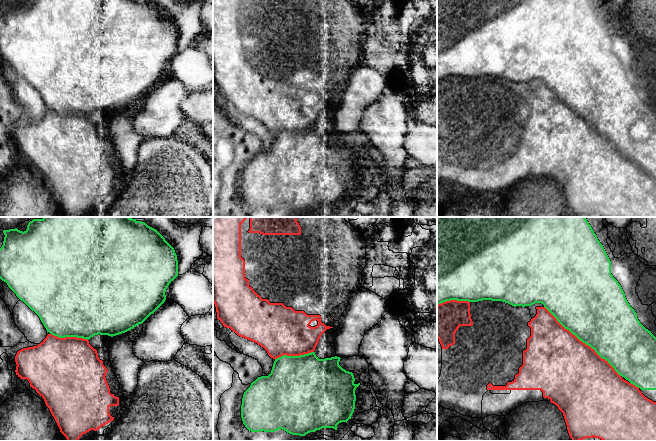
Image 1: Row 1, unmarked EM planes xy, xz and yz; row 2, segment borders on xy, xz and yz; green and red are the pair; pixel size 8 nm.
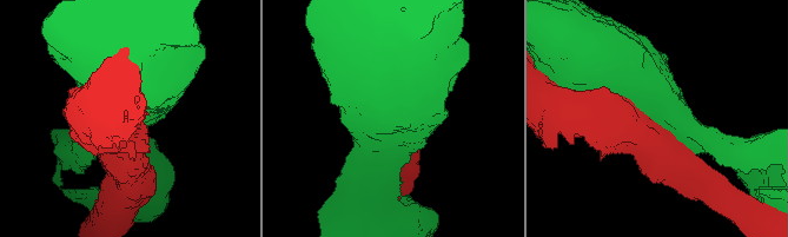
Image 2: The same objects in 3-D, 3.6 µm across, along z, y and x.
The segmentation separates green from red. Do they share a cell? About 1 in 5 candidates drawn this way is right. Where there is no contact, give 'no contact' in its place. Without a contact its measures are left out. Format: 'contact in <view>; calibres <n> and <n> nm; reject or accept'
contact in yz; calibres 500 and 500 nm; reject

